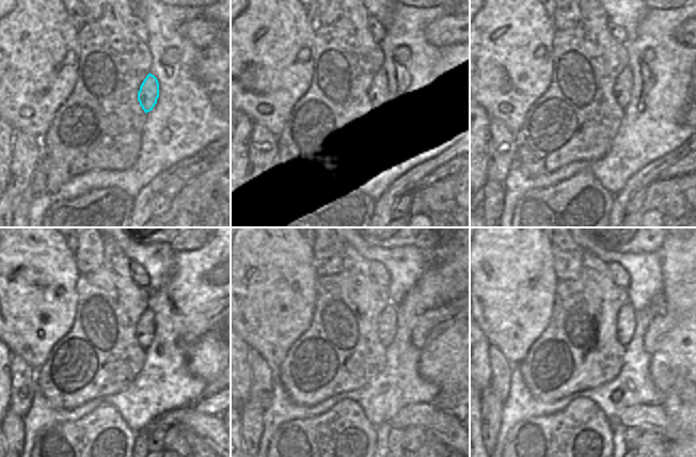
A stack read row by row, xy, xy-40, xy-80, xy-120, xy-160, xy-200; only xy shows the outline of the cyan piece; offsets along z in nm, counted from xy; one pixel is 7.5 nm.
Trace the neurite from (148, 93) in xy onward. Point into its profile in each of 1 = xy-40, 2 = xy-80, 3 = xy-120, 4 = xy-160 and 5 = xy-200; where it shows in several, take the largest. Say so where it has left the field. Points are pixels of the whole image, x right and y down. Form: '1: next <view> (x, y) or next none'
1: next xy-40 (384, 87)
2: next xy-80 (622, 88)
3: next xy-120 (145, 328)
4: next xy-160 (386, 326)
5: next xy-200 (626, 321)

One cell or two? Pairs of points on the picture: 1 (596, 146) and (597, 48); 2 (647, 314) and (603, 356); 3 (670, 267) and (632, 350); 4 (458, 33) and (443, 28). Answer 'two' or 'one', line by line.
1: one
2: two
3: two
4: one

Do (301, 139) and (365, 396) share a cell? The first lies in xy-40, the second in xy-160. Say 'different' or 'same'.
different

